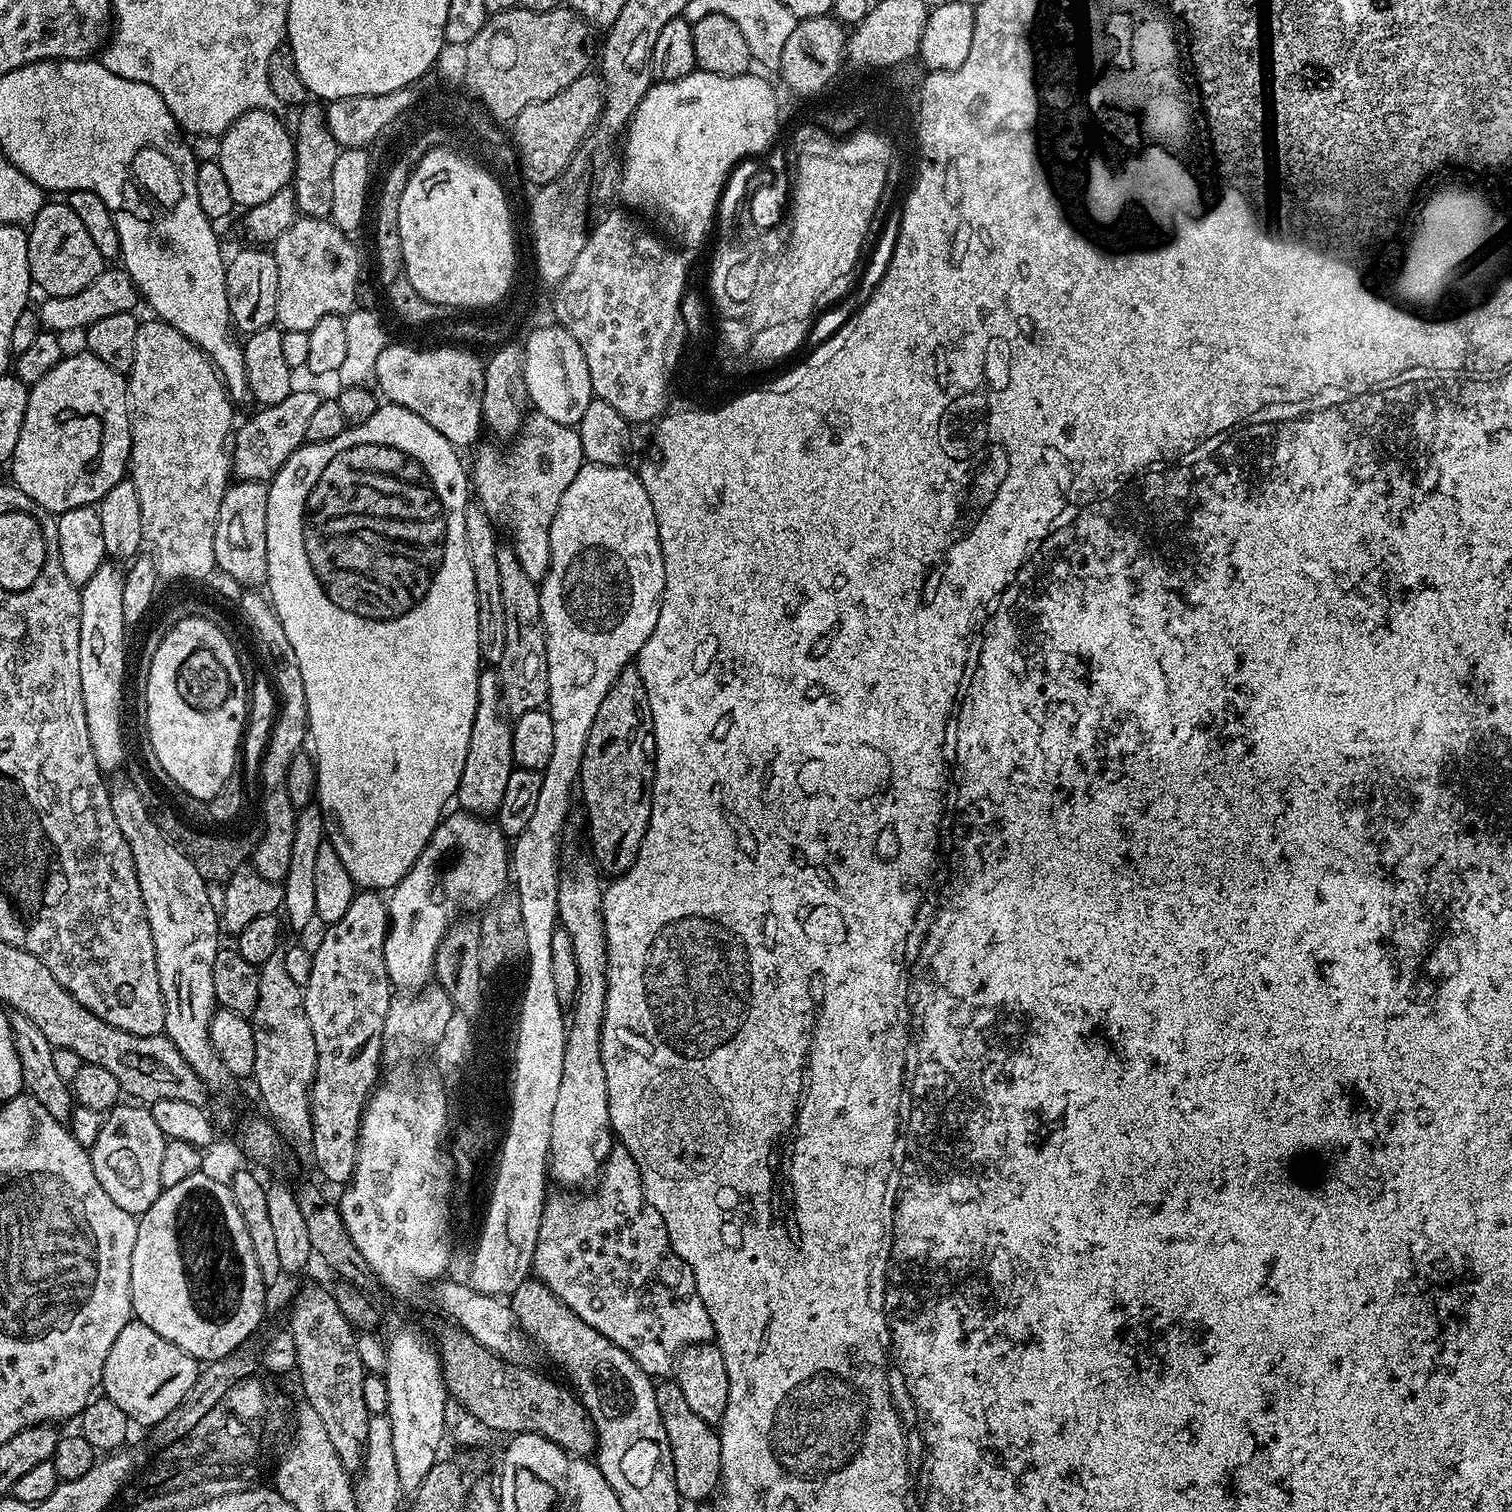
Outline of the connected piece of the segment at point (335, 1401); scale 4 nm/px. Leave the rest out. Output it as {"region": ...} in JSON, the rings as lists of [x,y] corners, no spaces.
{"region":[[[308,1284],[292,1304],[292,1325],[296,1351],[295,1371],[300,1372],[303,1399],[322,1418],[331,1445],[338,1452],[342,1466],[351,1474],[359,1473],[366,1454],[366,1426],[369,1413],[362,1399],[365,1378],[362,1358],[358,1358],[357,1329],[342,1314],[340,1304],[331,1291]]]}

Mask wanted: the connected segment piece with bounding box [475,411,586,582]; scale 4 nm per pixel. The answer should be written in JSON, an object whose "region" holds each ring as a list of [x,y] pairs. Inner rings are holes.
{"region":[[[533,411],[525,419],[516,442],[516,447],[508,452],[512,457],[508,460],[512,476],[488,476],[488,480],[504,480],[504,484],[496,484],[496,488],[484,484],[475,499],[493,522],[504,520],[512,535],[510,547],[518,554],[522,570],[526,570],[531,580],[539,582],[550,570],[550,522],[558,514],[562,494],[566,494],[586,461],[579,431],[573,425],[554,422],[554,418],[546,418],[541,412]]]}

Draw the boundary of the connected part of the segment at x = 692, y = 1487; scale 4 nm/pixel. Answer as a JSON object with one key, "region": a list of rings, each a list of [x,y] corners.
{"region":[[[664,1378],[656,1384],[658,1414],[662,1414],[662,1426],[666,1426],[666,1438],[670,1438],[670,1454],[674,1458],[674,1482],[681,1497],[688,1500],[704,1500],[715,1497],[720,1488],[722,1446],[719,1431],[713,1425],[702,1422],[686,1403],[675,1379]]]}

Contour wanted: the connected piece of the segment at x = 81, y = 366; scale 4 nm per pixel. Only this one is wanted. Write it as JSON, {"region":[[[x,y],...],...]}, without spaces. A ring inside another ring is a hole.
{"region":[[[81,350],[77,356],[65,355],[36,384],[28,389],[26,418],[22,434],[10,450],[12,456],[11,483],[22,490],[47,512],[59,514],[75,508],[99,505],[101,498],[113,486],[125,479],[132,458],[132,427],[128,417],[128,381],[121,373],[110,370],[102,358]]]}

